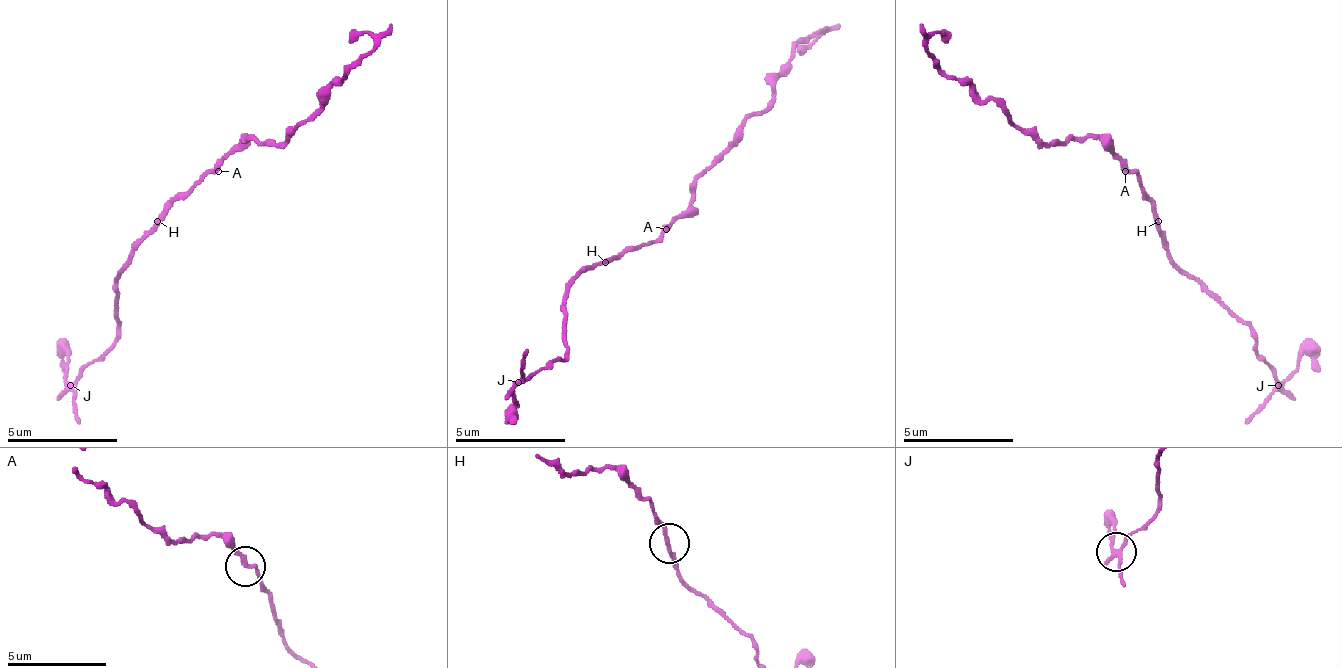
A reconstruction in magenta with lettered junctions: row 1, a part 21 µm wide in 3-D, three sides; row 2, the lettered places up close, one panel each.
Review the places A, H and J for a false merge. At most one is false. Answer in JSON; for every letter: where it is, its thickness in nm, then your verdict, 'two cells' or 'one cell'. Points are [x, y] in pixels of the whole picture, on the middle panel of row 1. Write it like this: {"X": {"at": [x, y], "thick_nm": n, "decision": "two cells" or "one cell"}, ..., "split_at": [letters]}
{"A": {"at": [666, 229], "thick_nm": 190, "decision": "one cell"}, "H": {"at": [605, 262], "thick_nm": 200, "decision": "one cell"}, "J": {"at": [518, 382], "thick_nm": 190, "decision": "two cells"}, "split_at": ["J"]}

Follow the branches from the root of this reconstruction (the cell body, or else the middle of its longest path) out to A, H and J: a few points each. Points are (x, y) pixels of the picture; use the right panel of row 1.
A: (1142, 182), (1131, 171), (1125, 171)
H: (1142, 182), (1142, 193), (1153, 204), (1153, 215), (1158, 221)
J: (1142, 182), (1142, 193), (1153, 204), (1158, 237), (1169, 254), (1252, 331), (1257, 359), (1280, 386)

